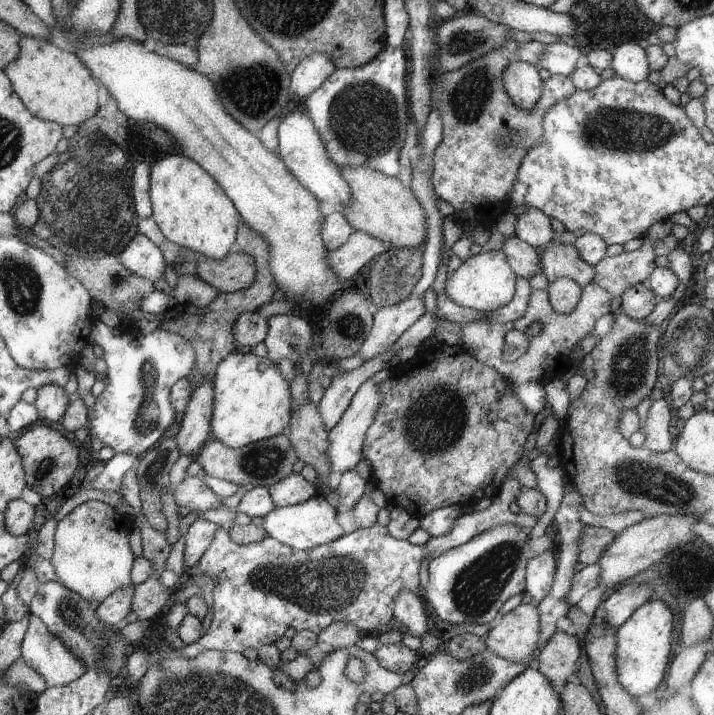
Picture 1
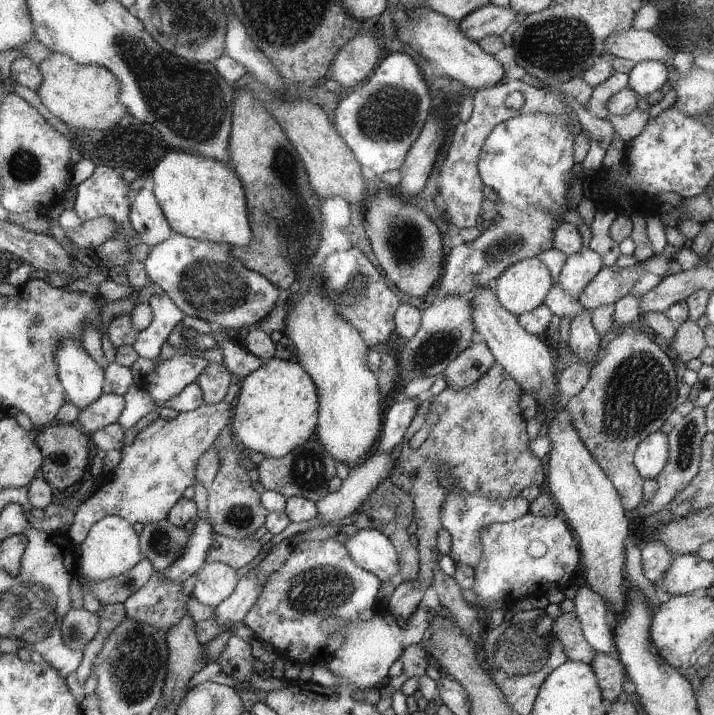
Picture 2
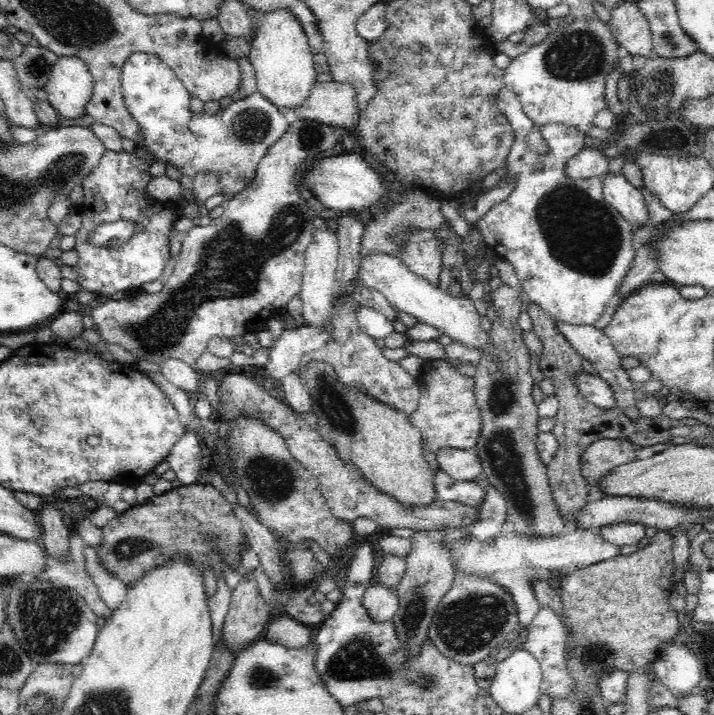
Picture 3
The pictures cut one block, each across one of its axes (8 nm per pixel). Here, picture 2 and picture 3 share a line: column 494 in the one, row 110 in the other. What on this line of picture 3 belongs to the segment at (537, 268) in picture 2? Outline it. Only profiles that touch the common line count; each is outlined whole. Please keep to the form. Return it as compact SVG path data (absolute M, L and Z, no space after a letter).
M278 8L264 14L264 24L258 28L252 44L250 64L256 72L258 92L264 94L284 114L304 102L314 82L318 82L318 72L314 66L314 54L310 50L306 30L294 14L294 8Z

